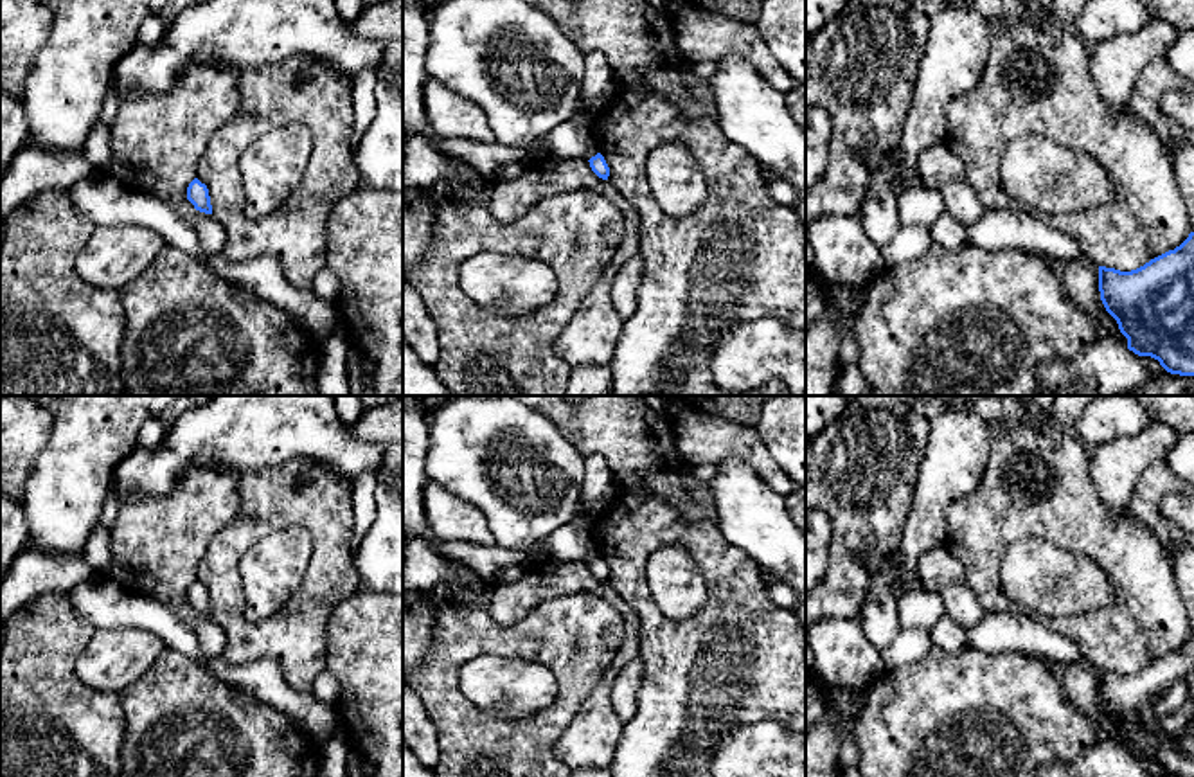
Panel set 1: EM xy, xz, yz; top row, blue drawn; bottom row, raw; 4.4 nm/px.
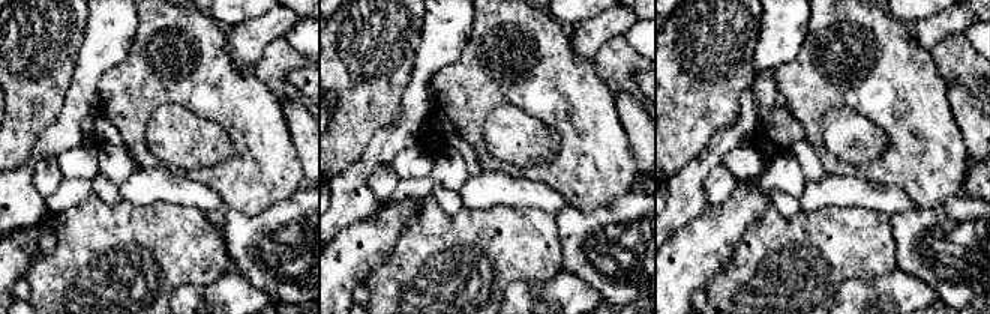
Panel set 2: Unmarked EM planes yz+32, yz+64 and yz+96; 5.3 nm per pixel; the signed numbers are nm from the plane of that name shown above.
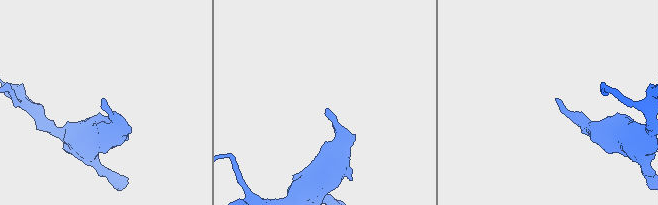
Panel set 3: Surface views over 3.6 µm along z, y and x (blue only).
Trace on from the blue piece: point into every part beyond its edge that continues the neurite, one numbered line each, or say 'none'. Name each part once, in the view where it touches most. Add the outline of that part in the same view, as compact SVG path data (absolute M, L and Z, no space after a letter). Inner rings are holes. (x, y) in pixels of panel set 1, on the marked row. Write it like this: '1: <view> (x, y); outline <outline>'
1: xz (581, 121); outline M575 112L568 122L572 122L575 128L584 131L584 135L588 138L586 151L590 156L595 156L599 151L597 151L595 144L590 140L590 128L592 128L590 117L584 115L583 112Z

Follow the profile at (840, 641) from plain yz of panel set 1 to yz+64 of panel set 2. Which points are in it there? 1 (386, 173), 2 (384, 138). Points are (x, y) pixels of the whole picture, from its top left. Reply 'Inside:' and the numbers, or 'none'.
Inside: 2

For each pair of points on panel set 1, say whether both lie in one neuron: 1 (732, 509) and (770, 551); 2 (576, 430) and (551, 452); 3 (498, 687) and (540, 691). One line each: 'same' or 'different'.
1: same
2: different
3: same

